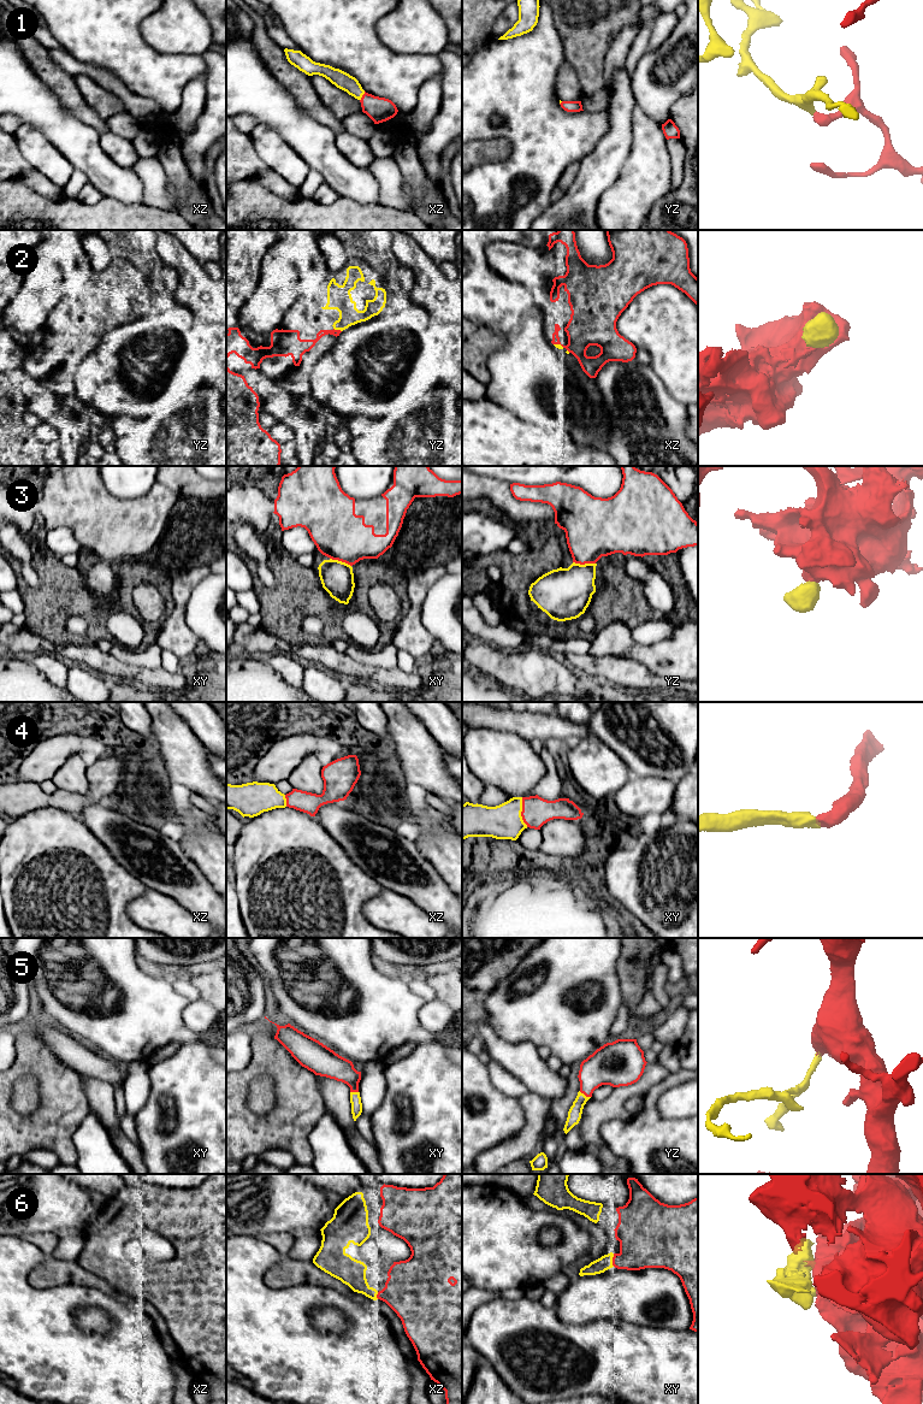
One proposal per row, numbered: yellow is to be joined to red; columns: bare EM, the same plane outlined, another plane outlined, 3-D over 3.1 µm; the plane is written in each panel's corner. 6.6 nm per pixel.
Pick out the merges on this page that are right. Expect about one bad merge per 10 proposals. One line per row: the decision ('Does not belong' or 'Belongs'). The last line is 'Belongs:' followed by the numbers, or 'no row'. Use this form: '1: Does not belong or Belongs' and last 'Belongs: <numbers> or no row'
1: Belongs
2: Belongs
3: Belongs
4: Belongs
5: Belongs
6: Belongs
Belongs: 1, 2, 3, 4, 5, 6

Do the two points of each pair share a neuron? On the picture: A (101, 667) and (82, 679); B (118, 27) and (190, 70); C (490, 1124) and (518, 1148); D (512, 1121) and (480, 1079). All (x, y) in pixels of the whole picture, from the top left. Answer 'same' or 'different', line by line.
A: same
B: same
C: different
D: same

